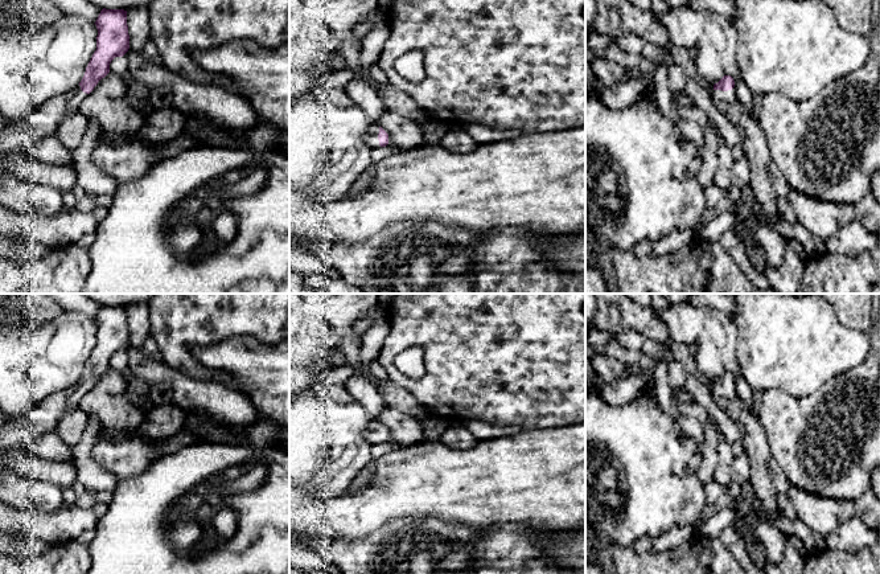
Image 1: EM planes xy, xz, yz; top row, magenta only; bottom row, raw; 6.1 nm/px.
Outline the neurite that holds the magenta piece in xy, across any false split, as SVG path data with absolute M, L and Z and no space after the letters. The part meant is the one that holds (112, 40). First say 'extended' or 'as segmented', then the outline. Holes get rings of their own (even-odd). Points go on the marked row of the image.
extended; M103 8L95 21L96 50L94 52L79 85L34 110L21 122L8 122L0 131L0 153L25 151L37 140L55 134L63 116L79 108L98 82L110 73L115 57L129 49L127 11Z

